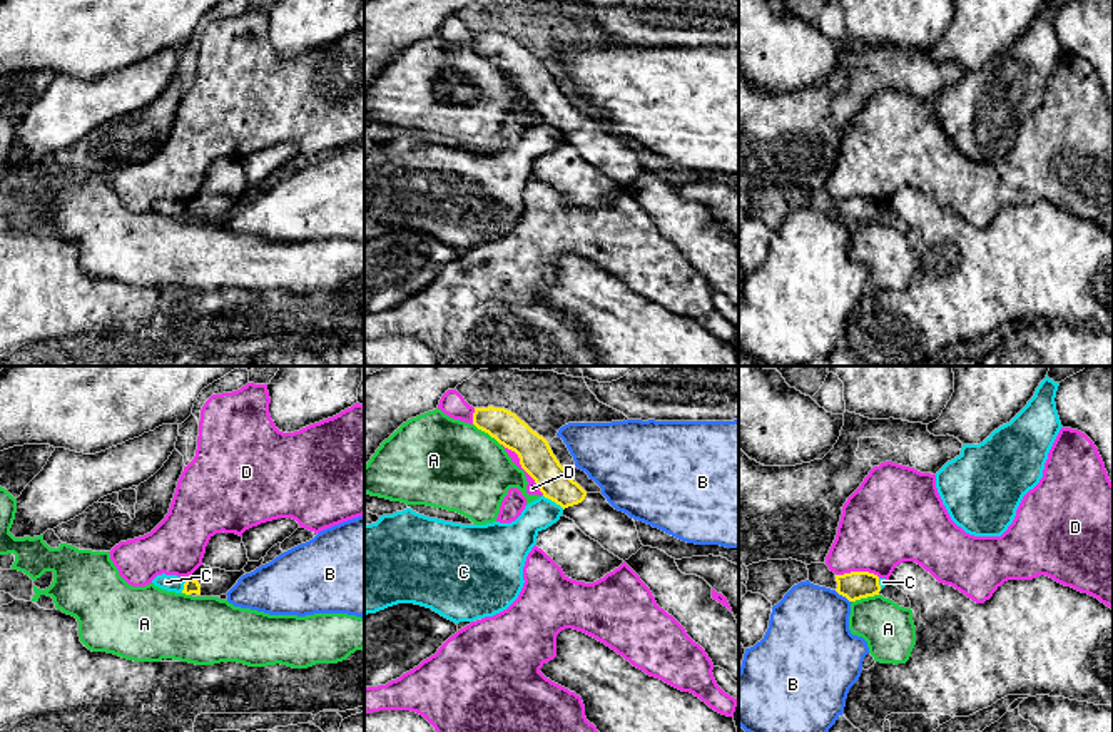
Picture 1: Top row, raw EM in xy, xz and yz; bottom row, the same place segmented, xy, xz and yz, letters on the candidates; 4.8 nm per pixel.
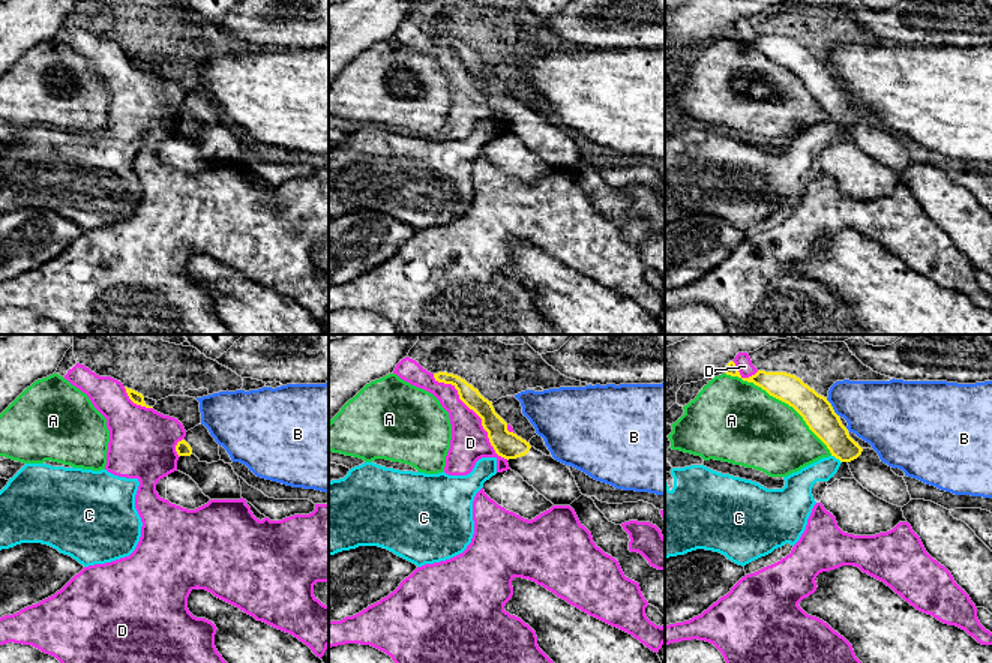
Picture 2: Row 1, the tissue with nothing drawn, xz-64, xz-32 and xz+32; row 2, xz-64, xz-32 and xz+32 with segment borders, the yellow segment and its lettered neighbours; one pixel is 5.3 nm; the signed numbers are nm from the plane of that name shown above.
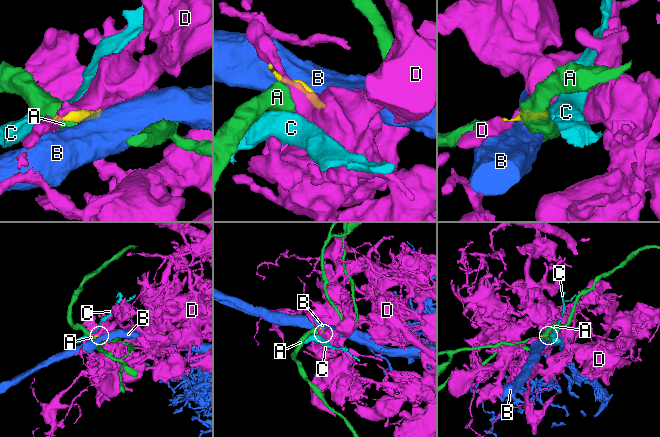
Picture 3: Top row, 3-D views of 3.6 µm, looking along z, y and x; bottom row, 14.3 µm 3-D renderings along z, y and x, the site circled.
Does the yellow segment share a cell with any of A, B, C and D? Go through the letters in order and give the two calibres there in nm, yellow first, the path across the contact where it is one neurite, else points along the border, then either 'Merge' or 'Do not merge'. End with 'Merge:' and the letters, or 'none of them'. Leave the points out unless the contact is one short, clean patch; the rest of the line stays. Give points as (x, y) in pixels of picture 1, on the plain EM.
A: Thickness 160 nm (yellow) against 440 nm. Do not merge
B: Thickness 140 nm (yellow) against 380 nm. Boundary: yz (834, 216), (851, 228). Do not merge
C: Thickness 160 nm (yellow) against 160 nm. Boundary: xz (543, 121), (564, 134). Do not merge
D: Thickness 160 nm (yellow) against 60 nm. Do not merge
Merge: none of them

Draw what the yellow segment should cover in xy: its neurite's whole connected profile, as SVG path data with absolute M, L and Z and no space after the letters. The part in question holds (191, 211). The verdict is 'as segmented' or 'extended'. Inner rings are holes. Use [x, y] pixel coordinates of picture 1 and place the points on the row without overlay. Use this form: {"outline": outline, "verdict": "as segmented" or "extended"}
{"outline": "M201 191L192 201L186 202L182 219L197 219L201 222L221 222L226 221L242 201L246 201L244 196L226 197L221 194Z", "verdict": "extended"}

